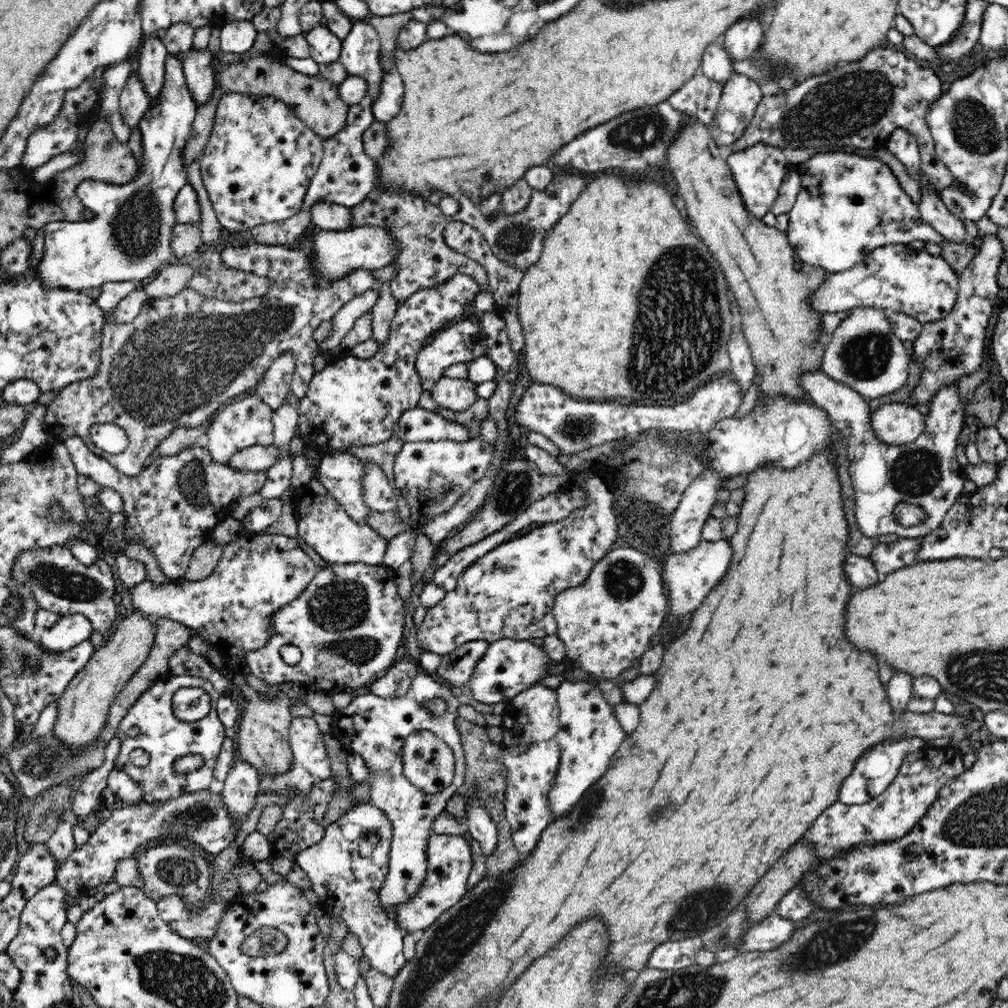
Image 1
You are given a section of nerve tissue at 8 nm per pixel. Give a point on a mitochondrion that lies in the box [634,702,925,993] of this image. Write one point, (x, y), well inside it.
(833, 944)

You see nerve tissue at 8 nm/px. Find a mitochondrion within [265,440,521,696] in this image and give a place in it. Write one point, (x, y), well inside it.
(338, 607)

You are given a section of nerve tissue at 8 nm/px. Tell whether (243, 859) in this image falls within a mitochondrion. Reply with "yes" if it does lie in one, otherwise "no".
no

